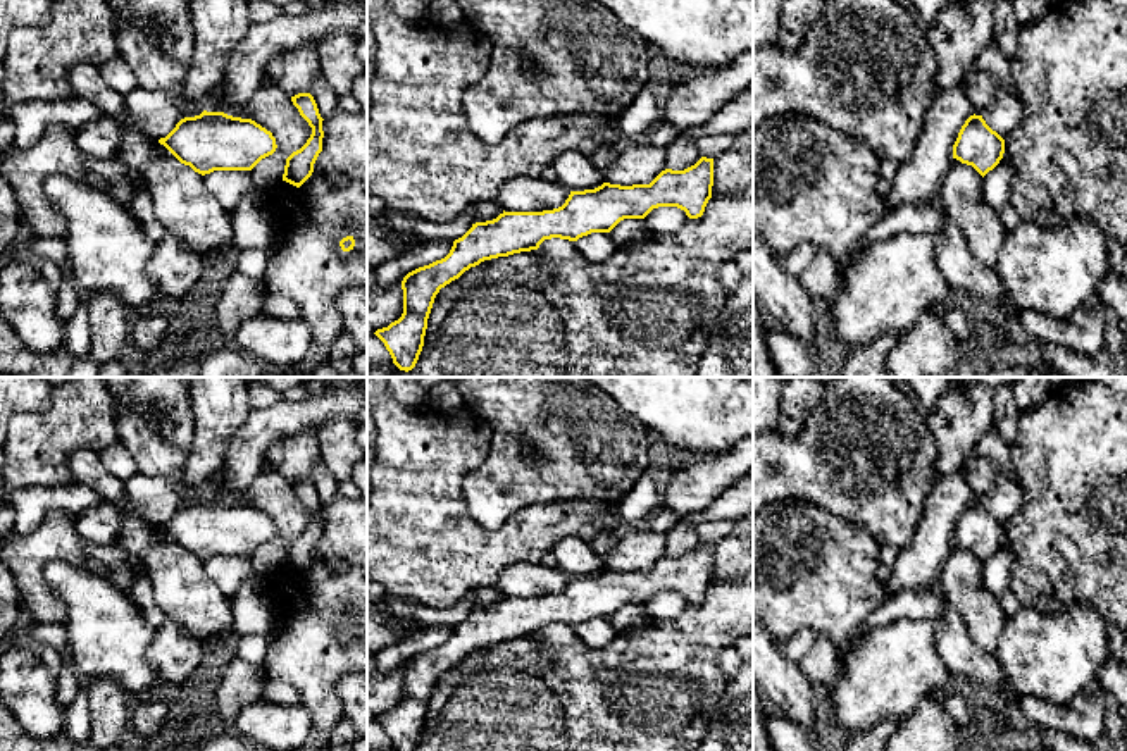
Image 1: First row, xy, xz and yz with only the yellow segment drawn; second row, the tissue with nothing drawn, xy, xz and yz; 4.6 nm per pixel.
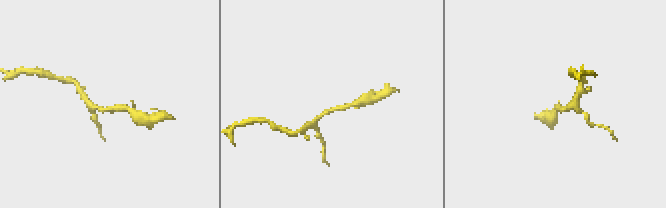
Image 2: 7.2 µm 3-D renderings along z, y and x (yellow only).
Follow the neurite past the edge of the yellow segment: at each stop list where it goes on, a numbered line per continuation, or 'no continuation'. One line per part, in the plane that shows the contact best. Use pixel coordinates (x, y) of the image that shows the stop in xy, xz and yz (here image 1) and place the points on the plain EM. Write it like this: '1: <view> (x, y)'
no continuation

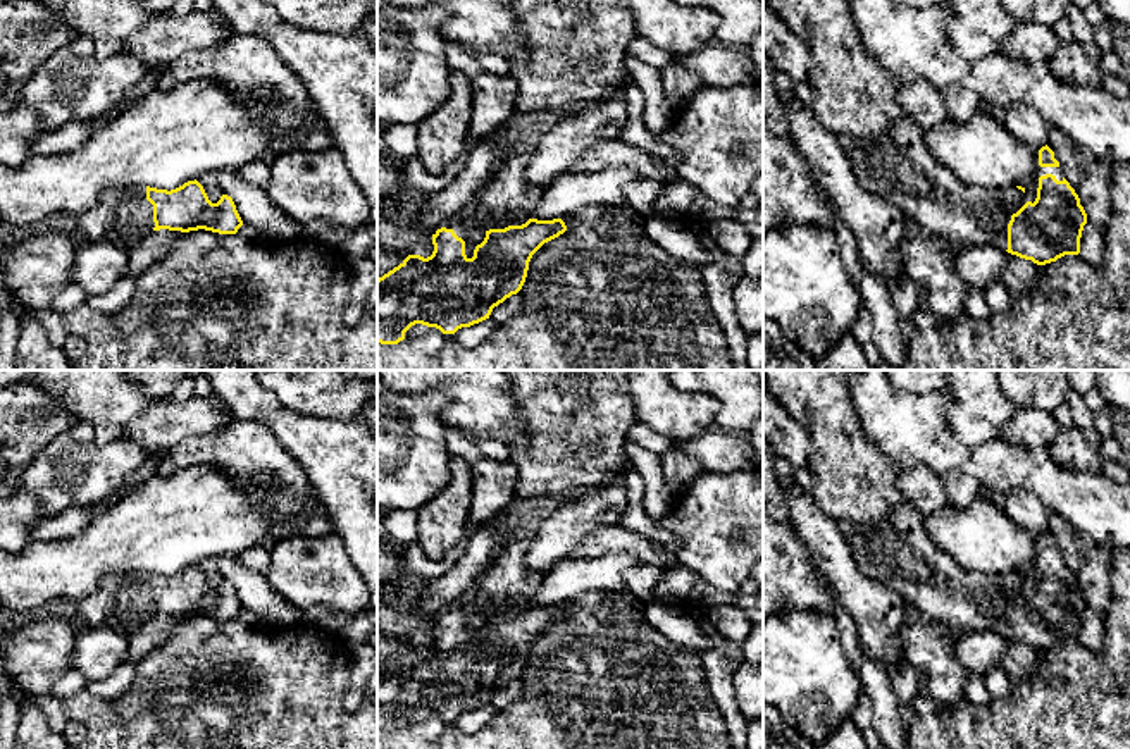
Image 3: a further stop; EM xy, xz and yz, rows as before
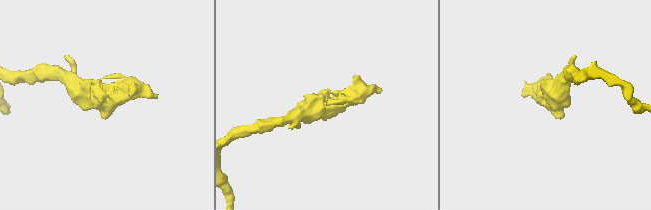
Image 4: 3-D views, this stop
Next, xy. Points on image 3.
1: xy (124, 601)

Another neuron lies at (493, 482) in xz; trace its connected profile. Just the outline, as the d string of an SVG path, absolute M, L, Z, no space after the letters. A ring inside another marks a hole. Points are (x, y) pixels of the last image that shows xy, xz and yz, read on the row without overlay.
M481 458L470 467L474 529L498 518L515 498L518 468L512 460Z

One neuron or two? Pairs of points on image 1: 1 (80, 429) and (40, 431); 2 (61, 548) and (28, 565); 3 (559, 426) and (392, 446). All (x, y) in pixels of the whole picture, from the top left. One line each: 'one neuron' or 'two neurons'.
1: one neuron
2: one neuron
3: two neurons

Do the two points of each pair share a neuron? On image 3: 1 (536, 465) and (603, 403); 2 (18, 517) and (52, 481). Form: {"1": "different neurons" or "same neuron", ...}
{"1": "same neuron", "2": "different neurons"}

